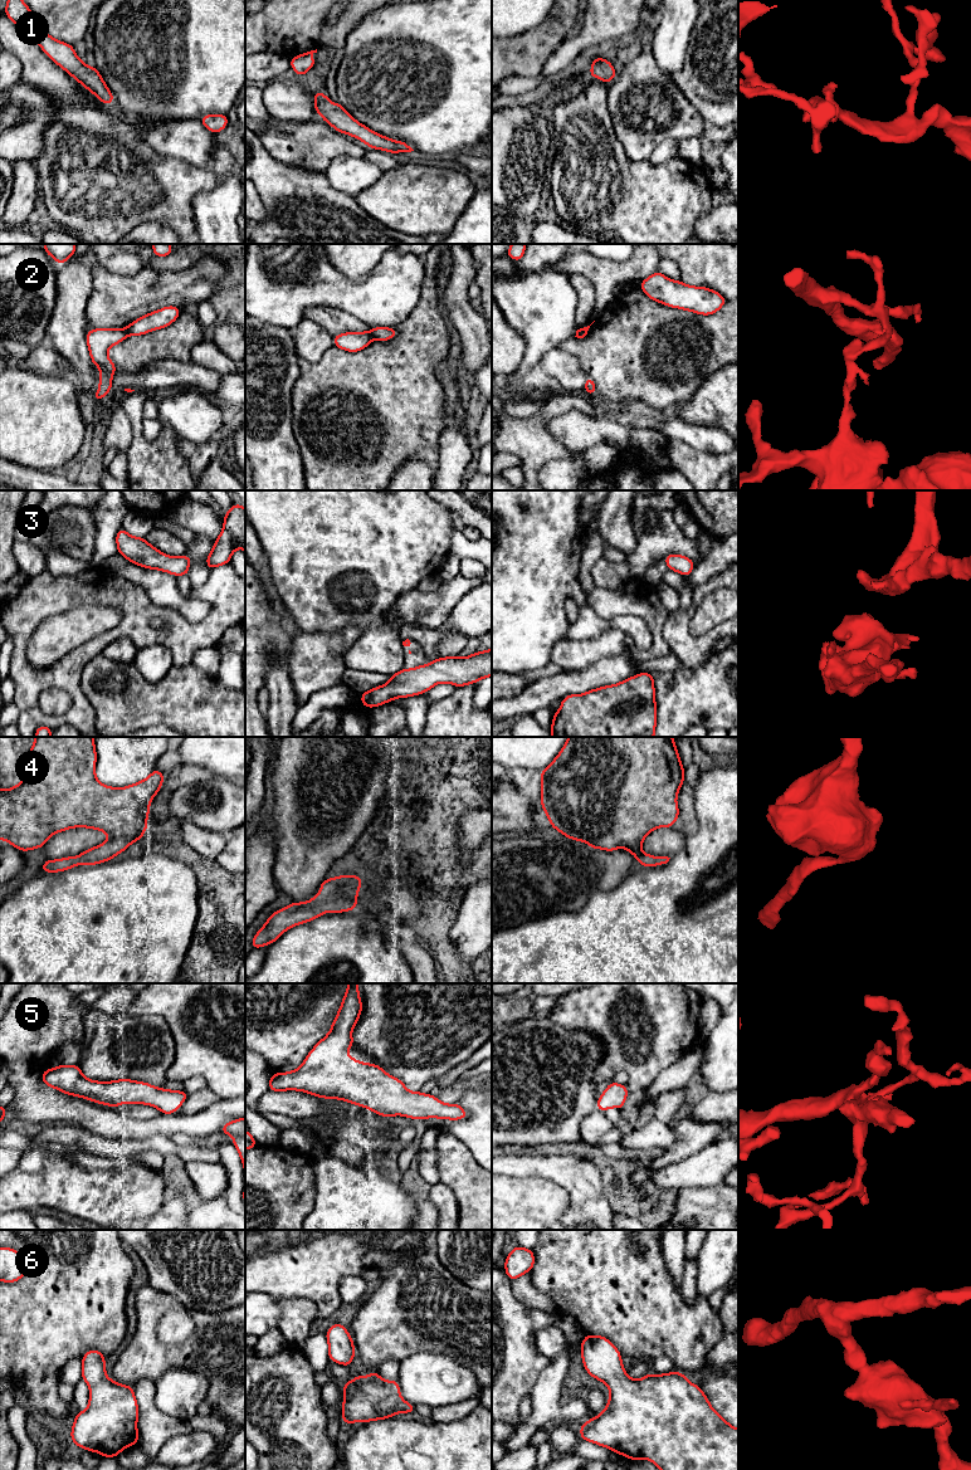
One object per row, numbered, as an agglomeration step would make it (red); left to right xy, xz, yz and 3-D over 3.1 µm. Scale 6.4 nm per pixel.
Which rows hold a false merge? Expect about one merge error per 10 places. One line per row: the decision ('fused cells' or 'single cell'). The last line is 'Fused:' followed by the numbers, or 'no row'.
1: single cell
2: fused cells
3: single cell
4: single cell
5: single cell
6: single cell
Fused: 2

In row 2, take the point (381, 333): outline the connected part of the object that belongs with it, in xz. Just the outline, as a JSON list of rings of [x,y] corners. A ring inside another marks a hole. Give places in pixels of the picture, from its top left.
[[[375,327],[372,328],[372,337],[377,341],[390,341],[392,337],[397,334],[395,327],[386,328],[386,327]]]

